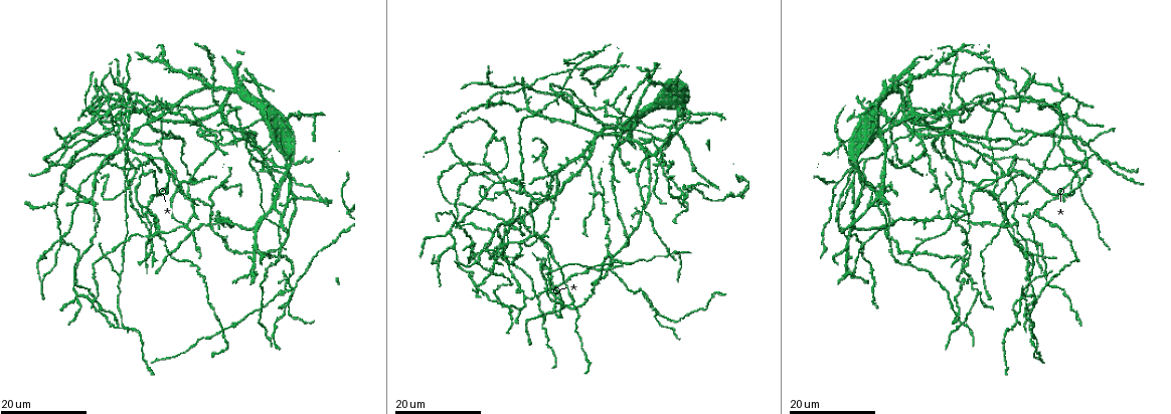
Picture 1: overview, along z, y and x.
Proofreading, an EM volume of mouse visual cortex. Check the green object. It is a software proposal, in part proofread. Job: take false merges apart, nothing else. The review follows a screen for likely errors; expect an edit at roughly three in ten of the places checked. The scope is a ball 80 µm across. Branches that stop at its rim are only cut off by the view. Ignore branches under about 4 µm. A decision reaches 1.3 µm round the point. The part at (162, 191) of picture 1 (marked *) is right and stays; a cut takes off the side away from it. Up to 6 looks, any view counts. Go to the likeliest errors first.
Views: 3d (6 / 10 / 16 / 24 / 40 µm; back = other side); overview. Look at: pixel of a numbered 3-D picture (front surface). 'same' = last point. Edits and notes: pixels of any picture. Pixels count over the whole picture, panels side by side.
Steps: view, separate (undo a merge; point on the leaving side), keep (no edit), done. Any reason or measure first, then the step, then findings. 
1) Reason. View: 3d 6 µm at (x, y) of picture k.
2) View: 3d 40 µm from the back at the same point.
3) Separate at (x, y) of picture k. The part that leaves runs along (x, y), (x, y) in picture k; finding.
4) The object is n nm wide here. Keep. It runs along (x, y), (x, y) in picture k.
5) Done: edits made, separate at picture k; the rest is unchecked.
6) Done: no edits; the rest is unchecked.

Four-way junction. View: 3d 16 µm at (1030, 330) of picture 1.

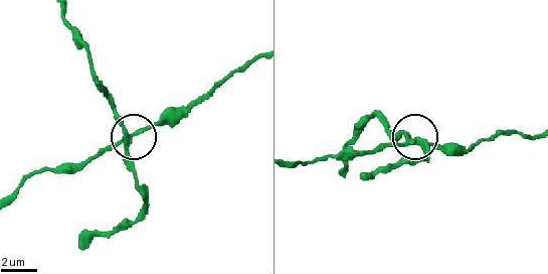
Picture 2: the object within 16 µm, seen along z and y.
View: 3d 6 µm at (129, 136) of picture 2.

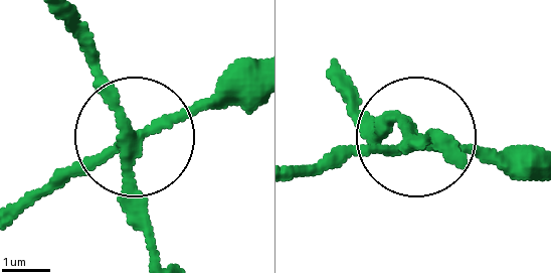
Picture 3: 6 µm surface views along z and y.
From behind. View: 3d 6 µm from the back at (133, 140) of picture 3.

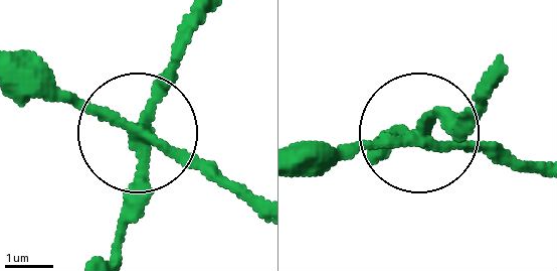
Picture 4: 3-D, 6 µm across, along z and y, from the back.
The object is 220 nm wide here. Separate at (196, 166) of picture 4. The part that leaves runs along (129, 130), (24, 86) in picture 4; a second cell is stuck on.

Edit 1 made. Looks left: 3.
Three arms meet. View: 3d 24 µm at (138, 211) of picture 1.

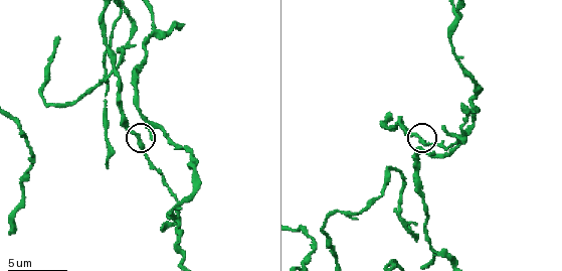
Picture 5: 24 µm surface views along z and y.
Zoom in. View: 3d 6 µm at (138, 141) of picture 5.

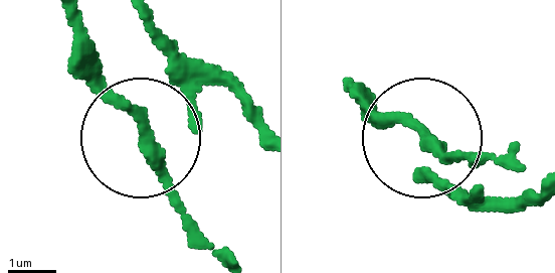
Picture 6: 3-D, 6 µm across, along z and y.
3 arms meet here. Keep. It runs along (431, 176), (467, 200), (423, 141), (511, 152) in picture 6; one cell here.

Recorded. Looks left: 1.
Four-way junction. View: 3d 10 µm at (152, 29) of picture 5.

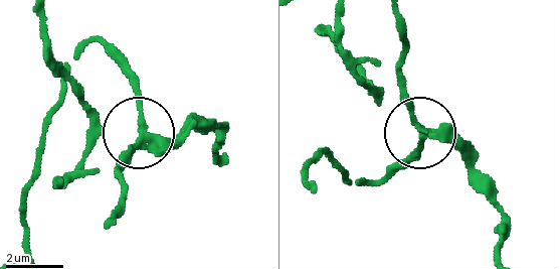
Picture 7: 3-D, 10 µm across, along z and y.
The side arm is 53 µm long. Separate at (141, 91) of picture 7. The part that leaves runs along (139, 126), (125, 71), (81, 49), (23, 200), (31, 251) in picture 7; a second cell is stuck on.

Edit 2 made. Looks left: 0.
Done: edits made, separate at picture 4, separate at picture 7; the rest is unchecked.

